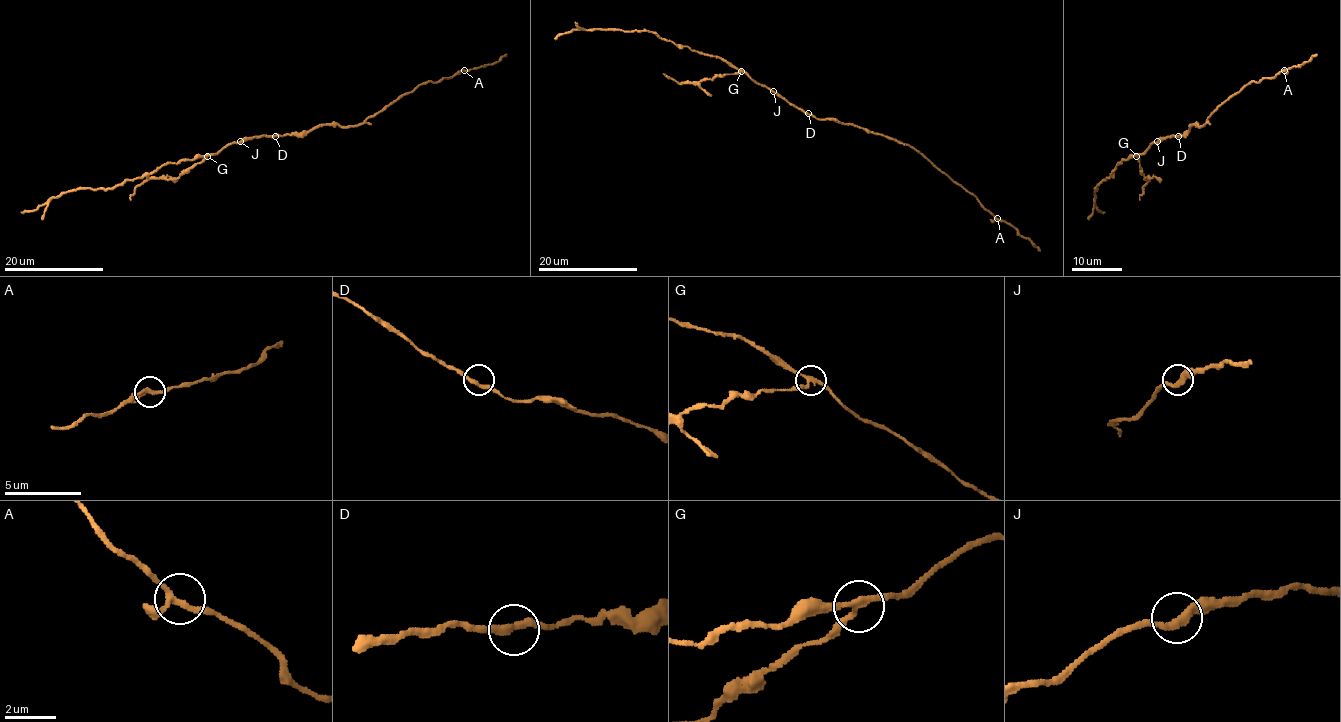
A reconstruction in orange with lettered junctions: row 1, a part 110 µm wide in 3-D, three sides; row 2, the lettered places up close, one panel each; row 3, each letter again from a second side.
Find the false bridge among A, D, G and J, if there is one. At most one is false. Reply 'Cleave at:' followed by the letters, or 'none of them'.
Cleave at: G

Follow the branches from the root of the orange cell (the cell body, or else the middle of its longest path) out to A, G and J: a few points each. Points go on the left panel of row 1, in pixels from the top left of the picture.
A: (273, 135), (305, 134), (323, 125), (359, 125), (420, 84), (439, 81), (464, 70)
G: (273, 135), (244, 139), (208, 156)
J: (273, 135), (252, 136), (240, 141)

